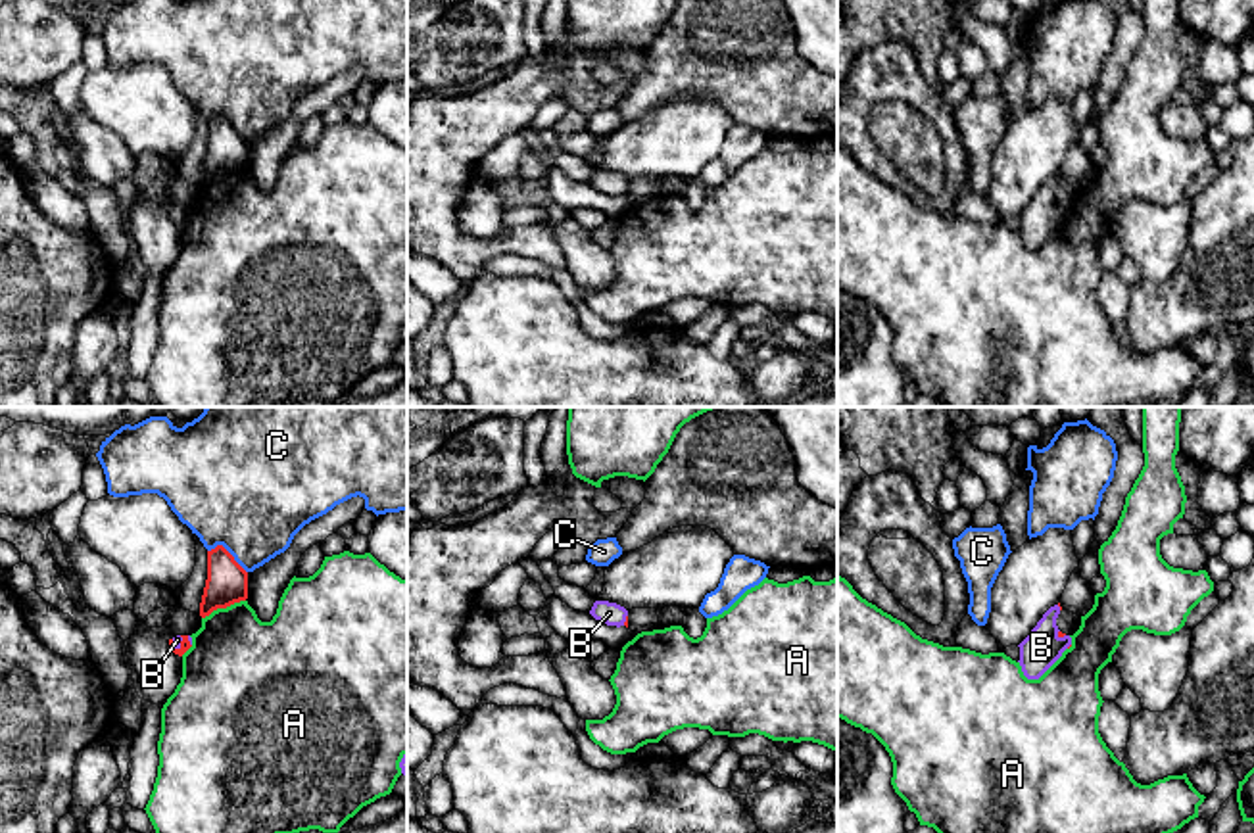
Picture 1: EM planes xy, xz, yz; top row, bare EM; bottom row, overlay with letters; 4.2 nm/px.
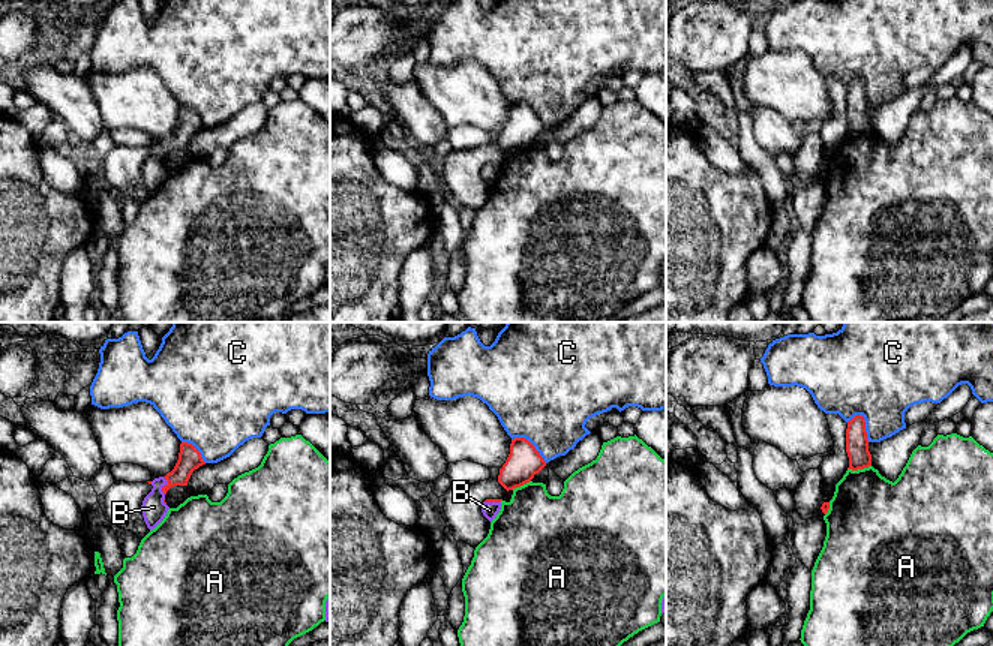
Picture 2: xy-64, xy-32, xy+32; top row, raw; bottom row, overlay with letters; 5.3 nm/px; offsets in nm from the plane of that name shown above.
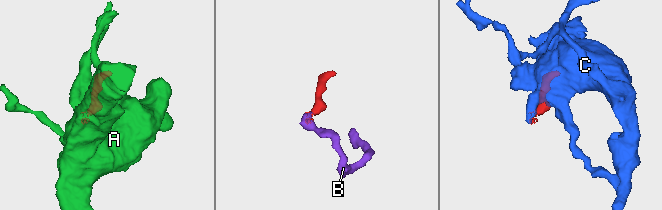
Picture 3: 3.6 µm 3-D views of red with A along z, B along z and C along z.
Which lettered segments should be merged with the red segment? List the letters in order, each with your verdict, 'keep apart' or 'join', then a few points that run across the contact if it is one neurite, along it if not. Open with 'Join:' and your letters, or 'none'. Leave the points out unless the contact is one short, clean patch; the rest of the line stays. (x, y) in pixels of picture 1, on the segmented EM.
Join: B
A: keep apart
B: join; line xy (185, 643), (181, 643), (177, 640)
C: keep apart

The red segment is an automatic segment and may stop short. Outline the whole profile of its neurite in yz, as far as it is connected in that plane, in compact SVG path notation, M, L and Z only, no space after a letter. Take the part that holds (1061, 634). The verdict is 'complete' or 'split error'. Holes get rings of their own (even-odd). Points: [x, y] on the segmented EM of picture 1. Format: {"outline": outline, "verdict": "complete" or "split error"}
{"outline": "M1060 603L1050 607L1031 633L1018 645L1018 662L1027 679L1039 679L1062 653L1072 647L1072 637L1062 633L1056 626L1060 610Z", "verdict": "split error"}

